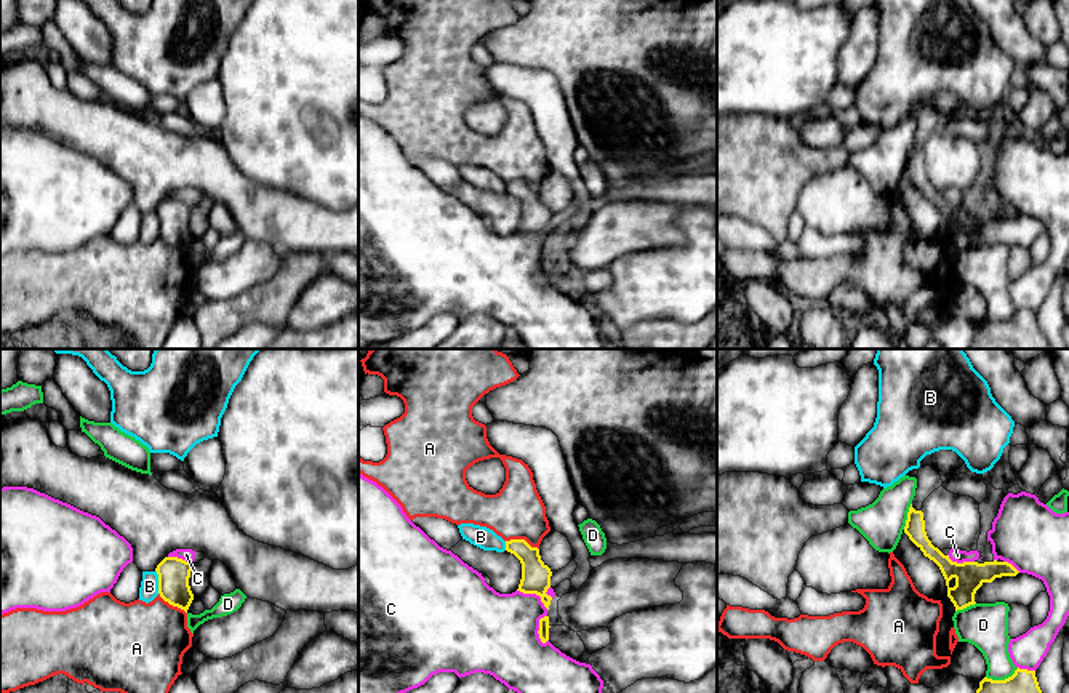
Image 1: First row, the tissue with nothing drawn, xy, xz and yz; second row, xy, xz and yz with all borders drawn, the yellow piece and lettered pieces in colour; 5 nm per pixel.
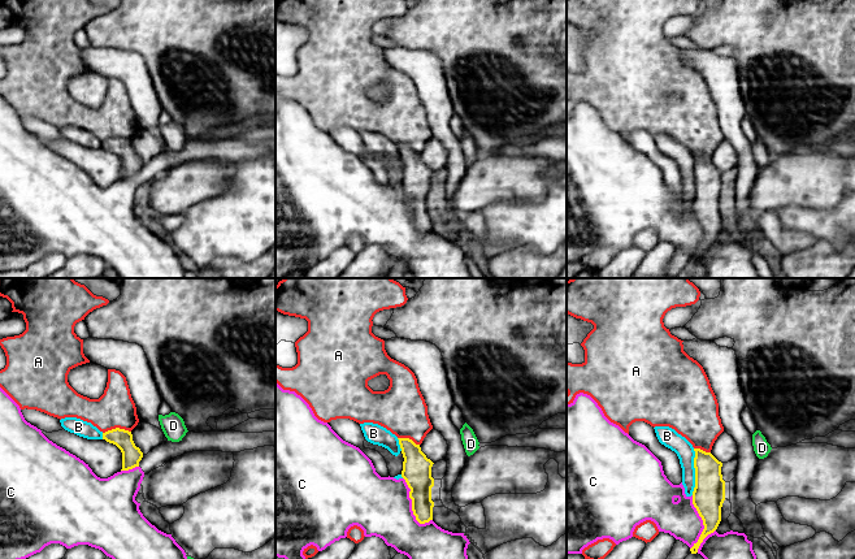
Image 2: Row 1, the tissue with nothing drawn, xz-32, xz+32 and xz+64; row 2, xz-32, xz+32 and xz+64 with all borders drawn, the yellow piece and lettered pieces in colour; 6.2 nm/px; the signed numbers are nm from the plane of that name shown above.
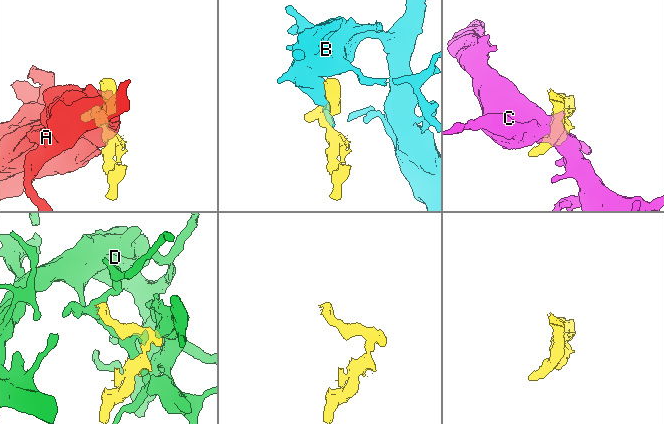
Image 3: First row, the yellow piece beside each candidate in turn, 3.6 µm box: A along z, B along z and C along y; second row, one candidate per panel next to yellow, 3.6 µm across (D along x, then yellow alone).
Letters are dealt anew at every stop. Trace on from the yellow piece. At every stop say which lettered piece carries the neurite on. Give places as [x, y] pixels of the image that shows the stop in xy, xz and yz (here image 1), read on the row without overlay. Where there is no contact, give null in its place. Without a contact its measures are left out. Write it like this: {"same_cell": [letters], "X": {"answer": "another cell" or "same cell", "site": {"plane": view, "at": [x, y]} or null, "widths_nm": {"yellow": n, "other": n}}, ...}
{"same_cell": [], "A": {"answer": "another cell", "site": {"plane": "xz", "at": [522, 181]}, "widths_nm": {"yellow": 140, "other": 280}}, "B": {"answer": "another cell", "site": {"plane": "xy", "at": [159, 223]}, "widths_nm": {"yellow": 160, "other": 100}}, "C": {"answer": "another cell", "site": {"plane": "xz", "at": [540, 271]}, "widths_nm": {"yellow": 50, "other": 400}}, "D": {"answer": "another cell", "site": {"plane": "yz", "at": [1002, 322]}, "widths_nm": {"yellow": 300, "other": 190}}}

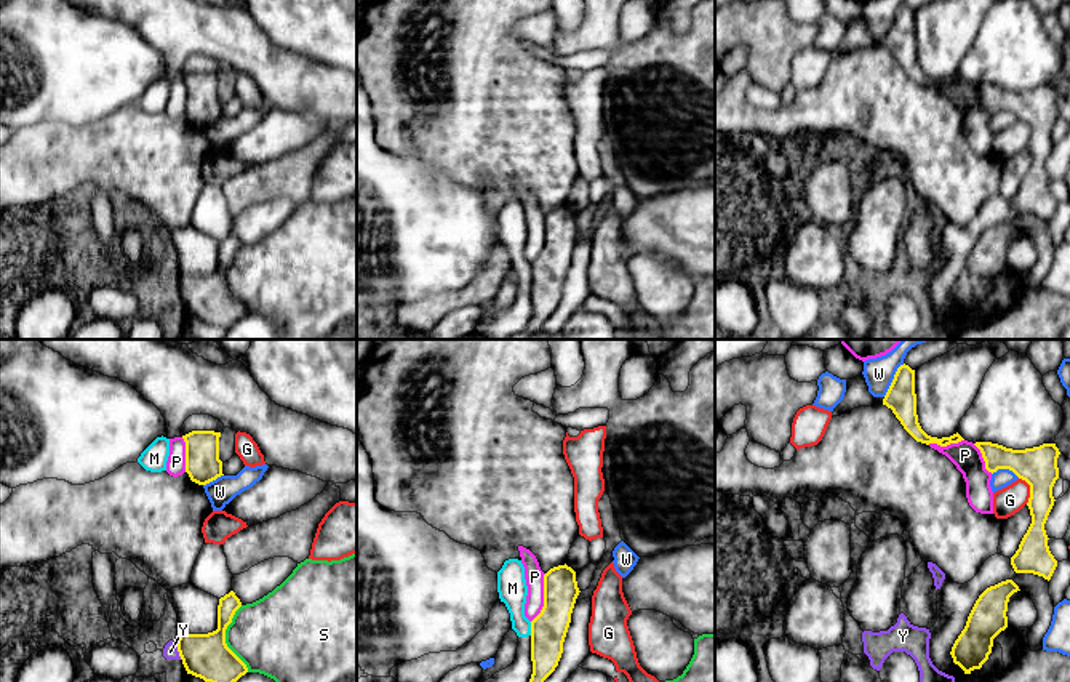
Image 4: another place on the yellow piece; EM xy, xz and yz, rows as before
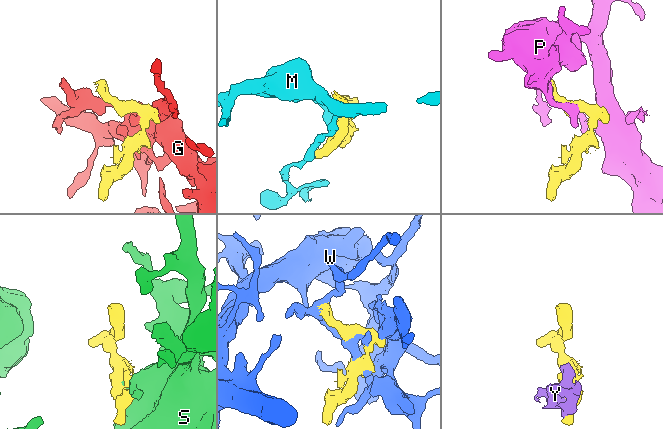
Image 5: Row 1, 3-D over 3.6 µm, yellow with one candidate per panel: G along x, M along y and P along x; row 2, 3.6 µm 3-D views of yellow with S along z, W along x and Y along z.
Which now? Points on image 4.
{"same_cell": [], "G": {"answer": "another cell", "site": {"plane": "yz", "at": [1030, 132]}, "widths_nm": {"yellow": 190, "other": 140}}, "M": {"answer": "another cell", "site": {"plane": "xz", "at": [531, 269]}, "widths_nm": {"yellow": 180, "other": 150}}, "P": {"answer": "another cell", "site": {"plane": "xz", "at": [544, 239]}, "widths_nm": {"yellow": 180, "other": 100}}, "S": {"answer": "another cell", "site": {"plane": "xy", "at": [224, 280]}, "widths_nm": {"yellow": 220, "other": 400}}, "W": {"answer": "another cell", "site": {"plane": "yz", "at": [893, 21]}, "widths_nm": {"yellow": 150, "other": 150}}, "Y": {"answer": "another cell", "site": {"plane": "xy", "at": [178, 292]}, "widths_nm": {"yellow": 220, "other": 80}}}

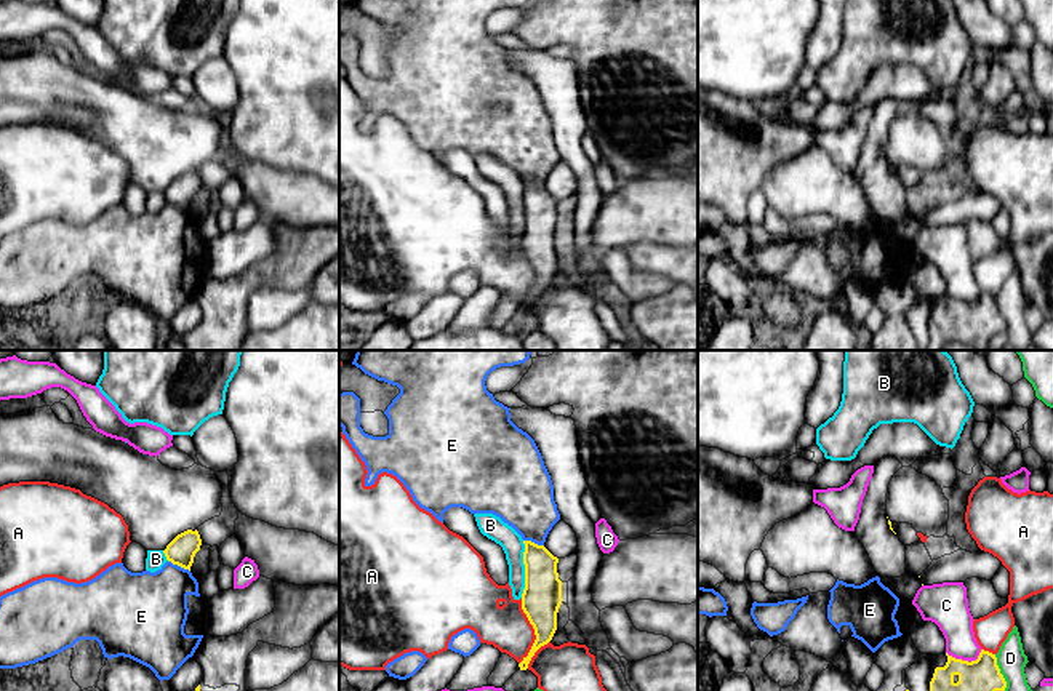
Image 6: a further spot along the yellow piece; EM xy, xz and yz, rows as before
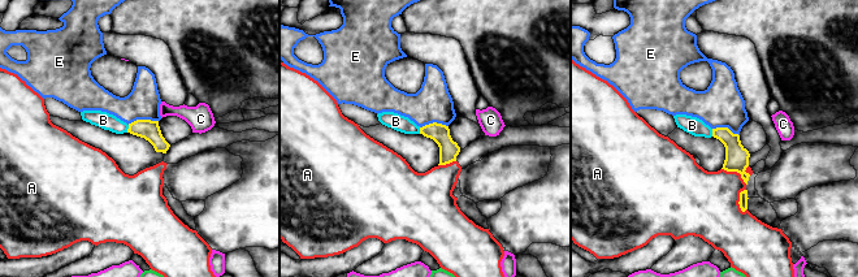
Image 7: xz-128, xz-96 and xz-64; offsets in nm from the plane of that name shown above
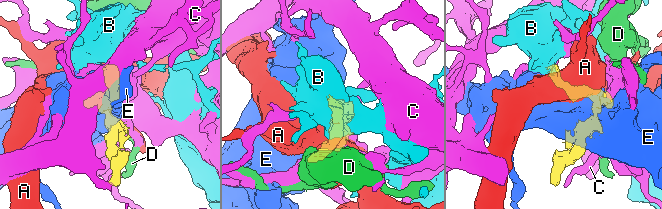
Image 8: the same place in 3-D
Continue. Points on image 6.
{"same_cell": [], "A": {"answer": "another cell", "site": {"plane": "xz", "at": [535, 274]}, "widths_nm": {"yellow": 200, "other": 220}}, "B": {"answer": "another cell", "site": {"plane": "xz", "at": [525, 211]}, "widths_nm": {"yellow": 200, "other": 110}}, "C": {"answer": "another cell", "site": {"plane": "yz", "at": [965, 303]}, "widths_nm": {"yellow": 200, "other": 180}}, "D": {"answer": "another cell", "site": {"plane": "yz", "at": [999, 314]}, "widths_nm": {"yellow": 200, "other": 140}}, "E": {"answer": "another cell", "site": {"plane": "xy", "at": [180, 207]}, "widths_nm": {"yellow": 140, "other": 360}}}

